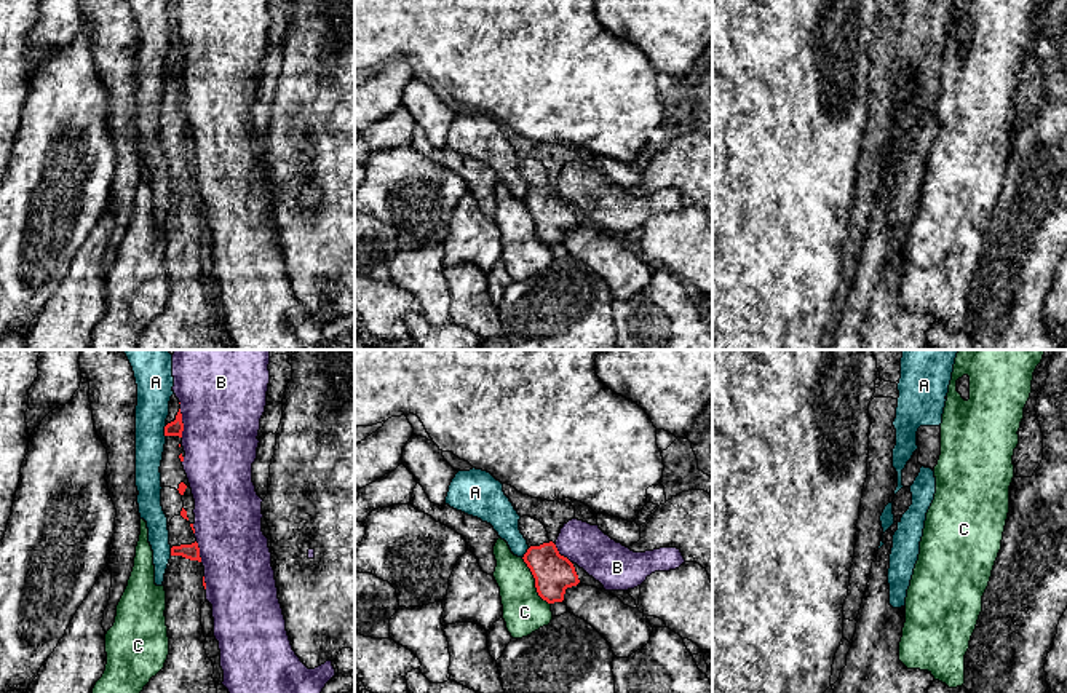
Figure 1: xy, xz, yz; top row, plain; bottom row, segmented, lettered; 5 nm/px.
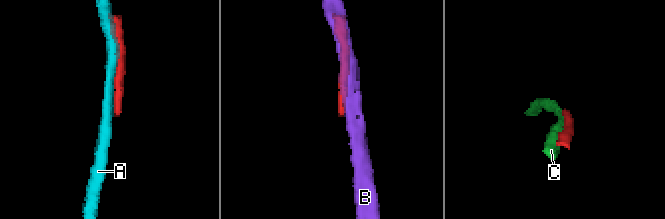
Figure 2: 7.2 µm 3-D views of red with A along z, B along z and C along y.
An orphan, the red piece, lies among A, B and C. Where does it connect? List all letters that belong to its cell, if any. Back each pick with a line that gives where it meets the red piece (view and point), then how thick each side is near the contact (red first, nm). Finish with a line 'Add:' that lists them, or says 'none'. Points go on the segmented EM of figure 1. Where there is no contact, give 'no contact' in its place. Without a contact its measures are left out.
Add: none

